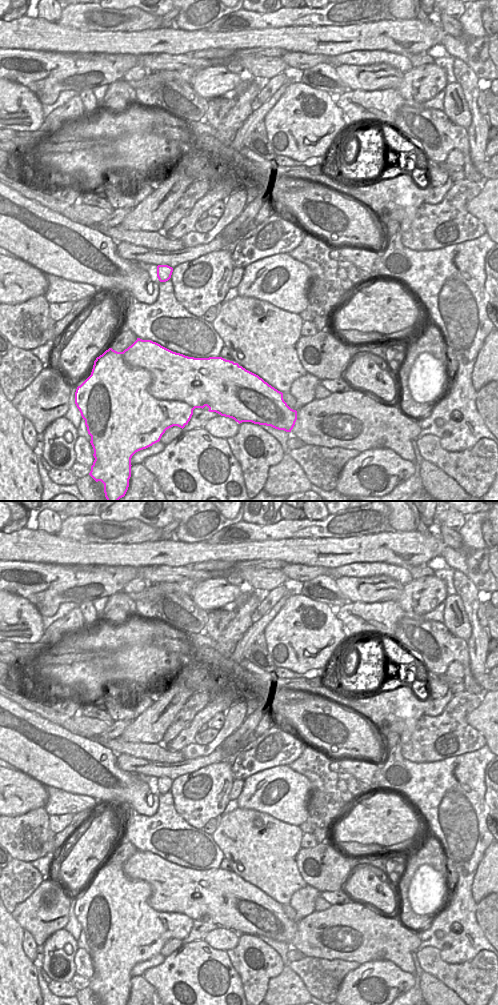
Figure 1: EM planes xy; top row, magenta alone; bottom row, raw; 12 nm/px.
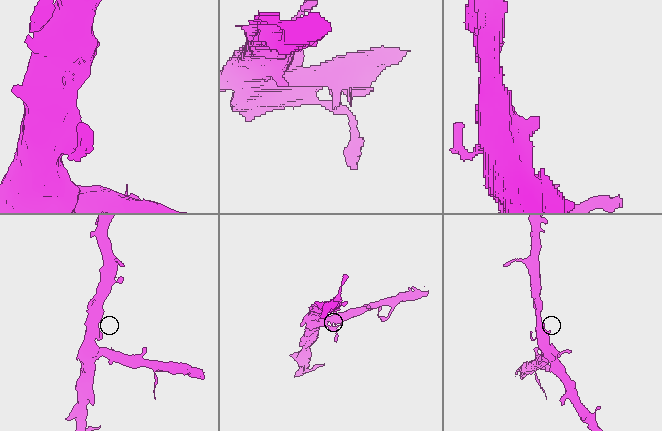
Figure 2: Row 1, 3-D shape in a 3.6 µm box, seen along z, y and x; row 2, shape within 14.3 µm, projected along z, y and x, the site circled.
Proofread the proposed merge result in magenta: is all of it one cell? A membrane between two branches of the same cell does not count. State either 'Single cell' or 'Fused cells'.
Fused cells.

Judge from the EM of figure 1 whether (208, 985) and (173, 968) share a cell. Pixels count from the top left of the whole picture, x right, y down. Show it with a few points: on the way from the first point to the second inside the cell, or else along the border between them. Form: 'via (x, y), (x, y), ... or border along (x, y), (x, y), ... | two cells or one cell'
via (199, 985), (187, 982), (182, 977) | one cell

